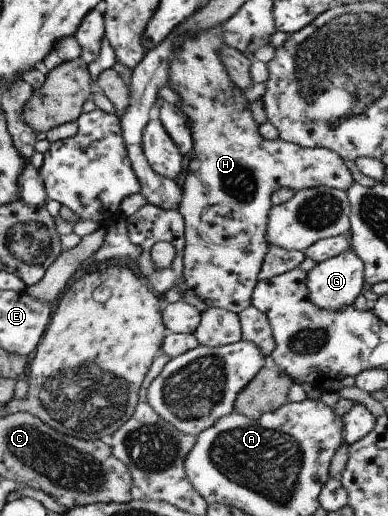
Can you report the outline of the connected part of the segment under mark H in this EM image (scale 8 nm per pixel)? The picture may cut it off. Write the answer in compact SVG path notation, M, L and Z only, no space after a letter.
M223 24L201 30L193 37L179 36L174 41L173 57L168 63L167 85L180 97L177 107L188 119L193 140L183 193L177 206L185 226L184 280L188 289L193 290L209 308L223 308L239 315L252 305L252 293L259 281L258 273L269 251L267 224L273 206L273 192L283 188L298 192L319 186L347 192L355 181L343 158L329 148L304 148L262 136L258 130L260 125L250 110L251 103L245 98L243 90L233 83L220 60L220 49L224 45Z

